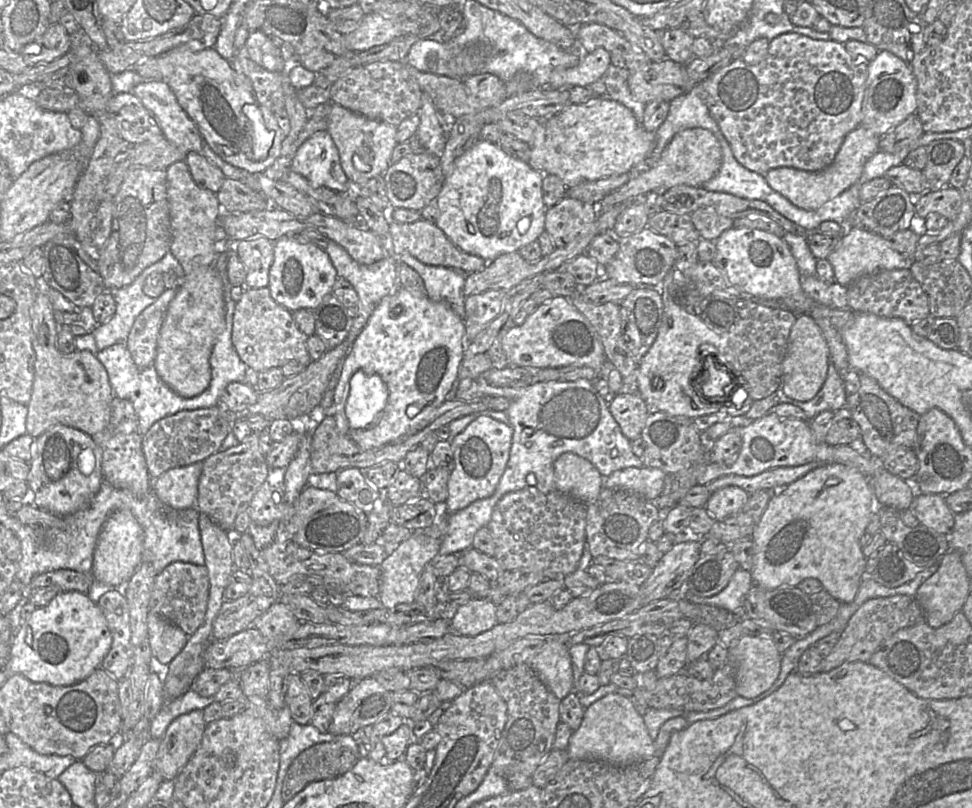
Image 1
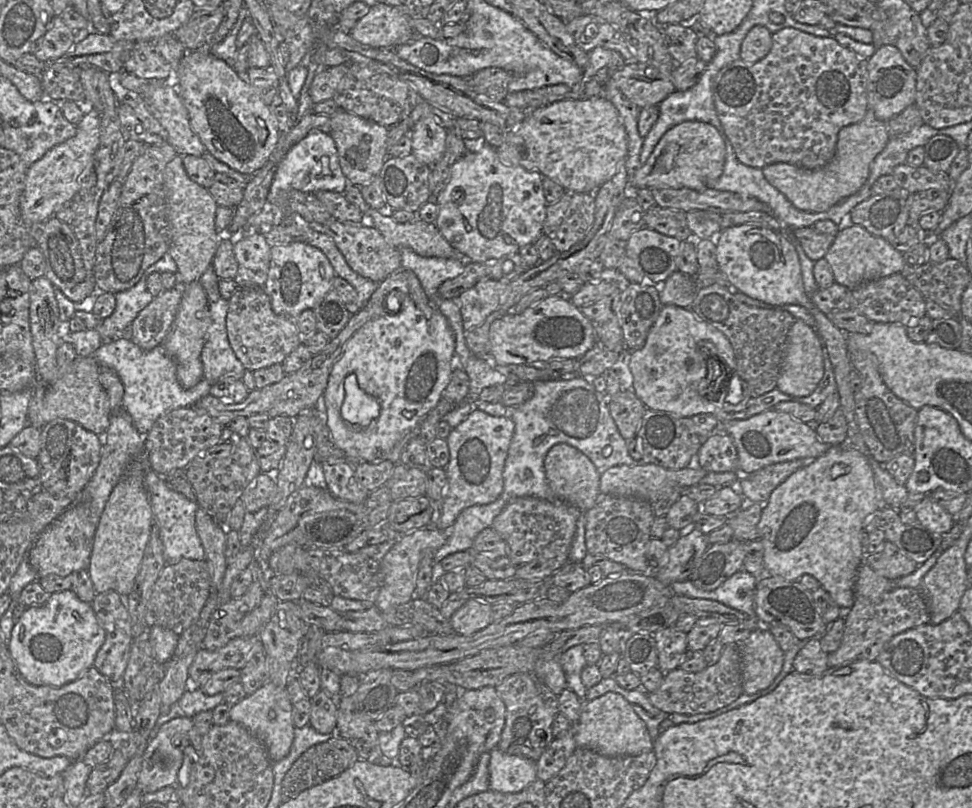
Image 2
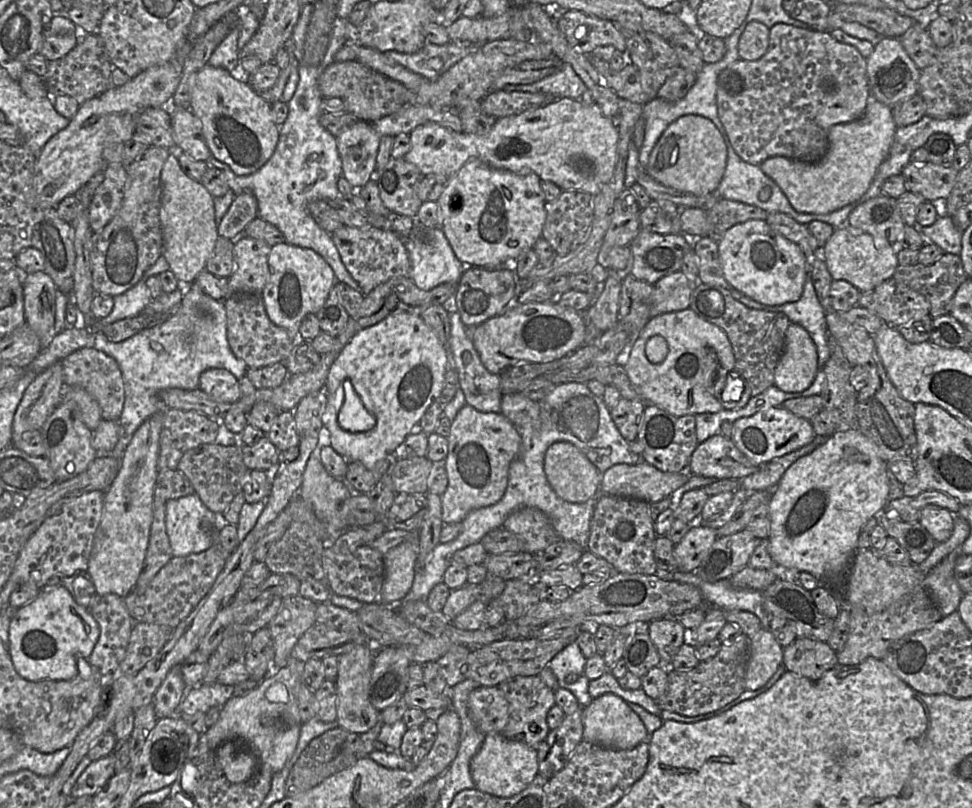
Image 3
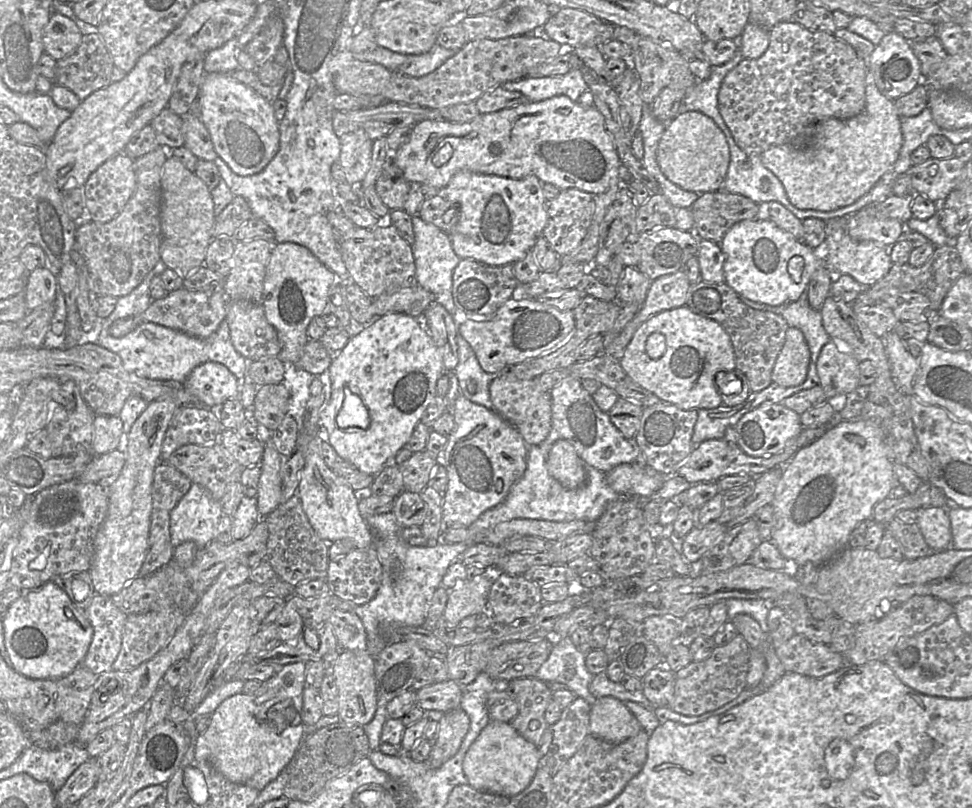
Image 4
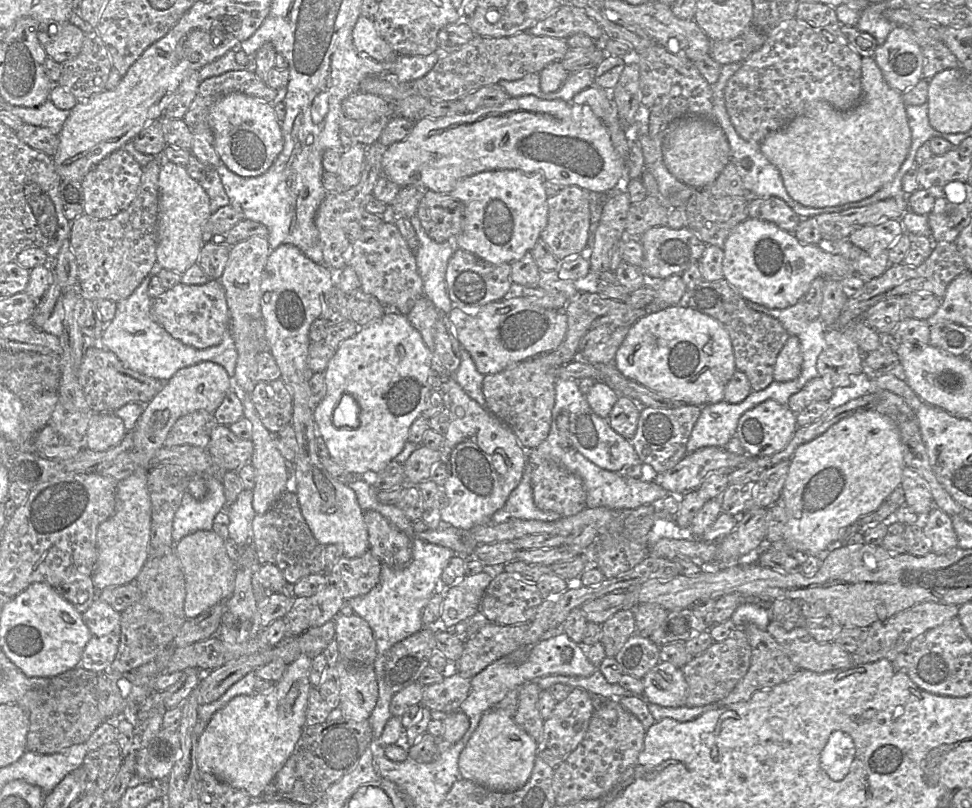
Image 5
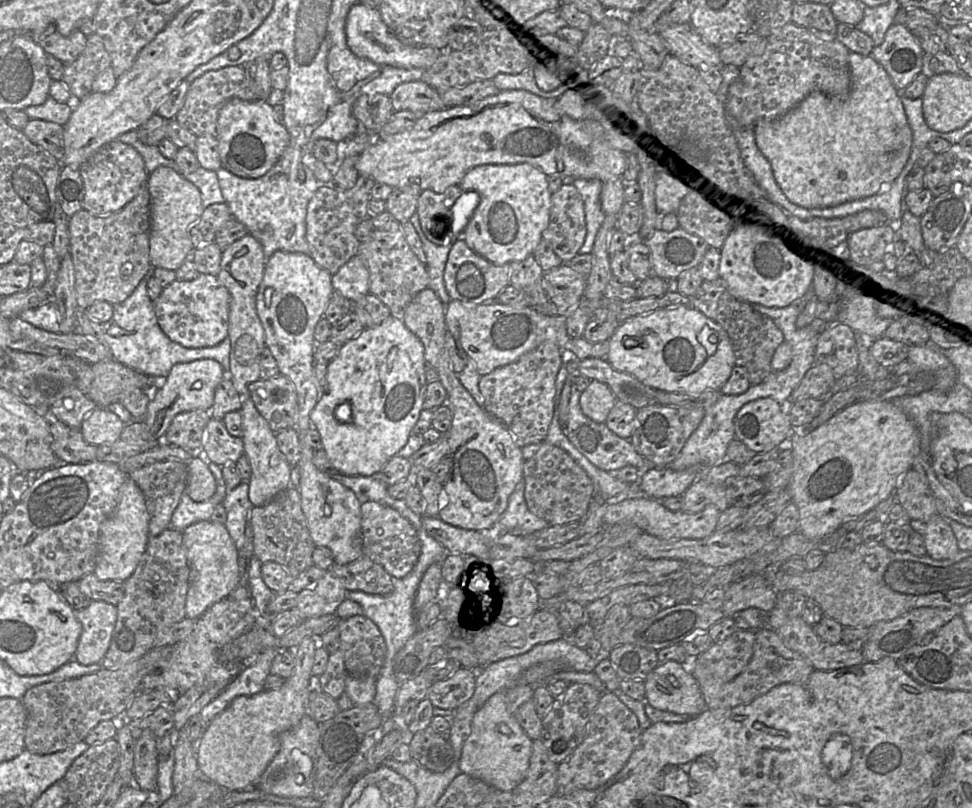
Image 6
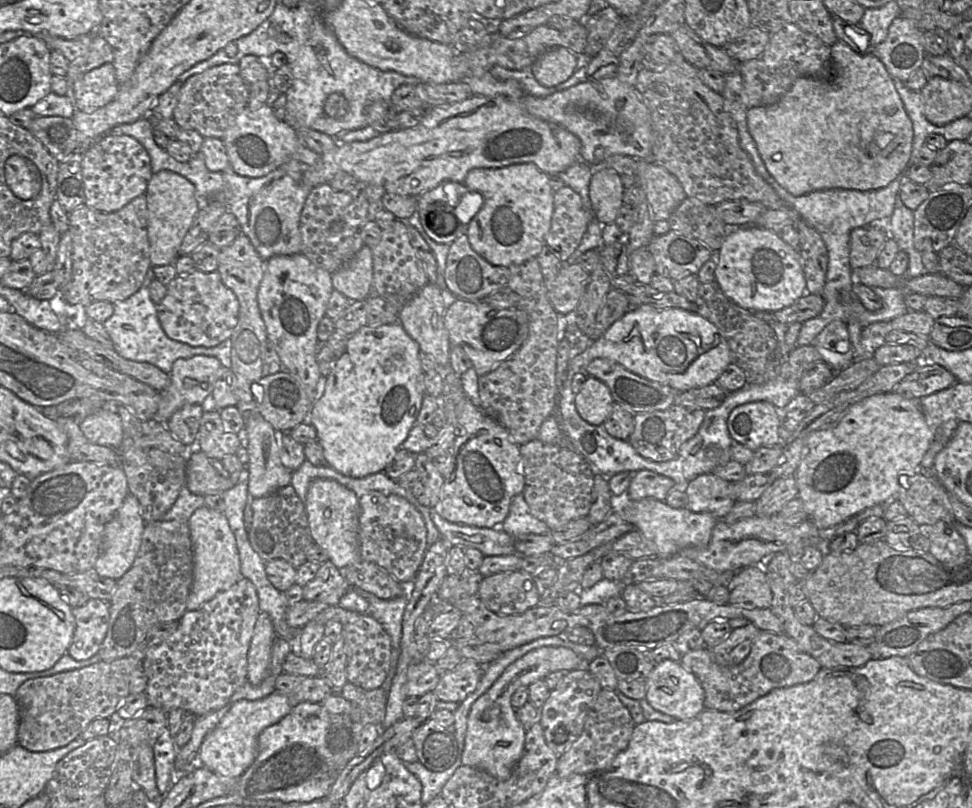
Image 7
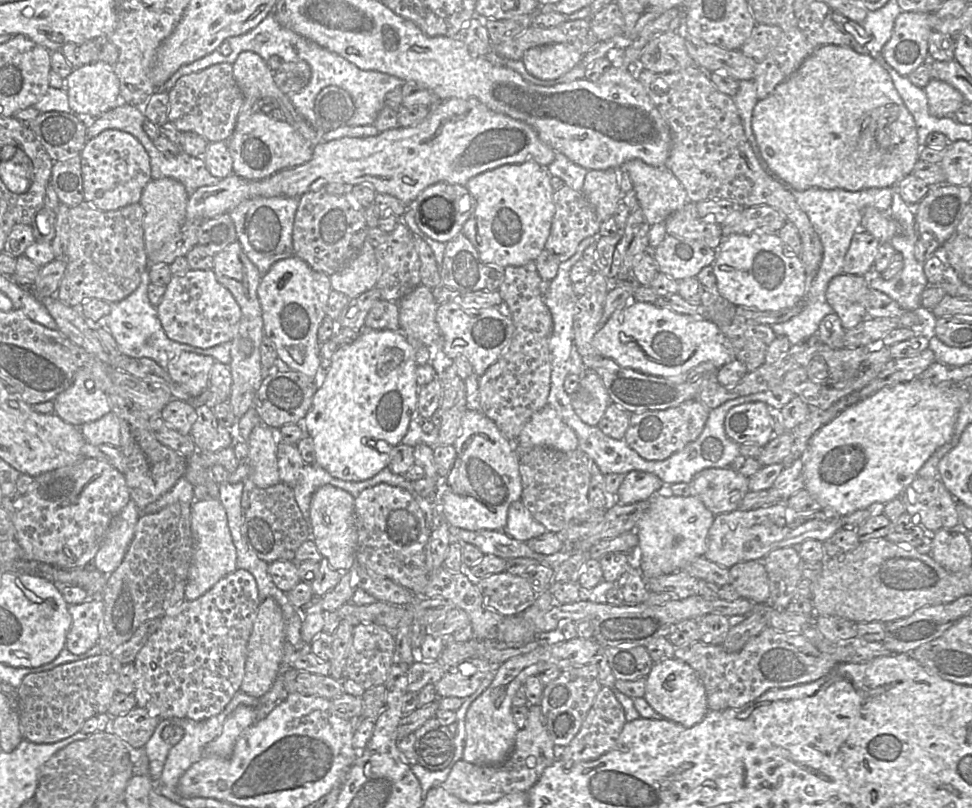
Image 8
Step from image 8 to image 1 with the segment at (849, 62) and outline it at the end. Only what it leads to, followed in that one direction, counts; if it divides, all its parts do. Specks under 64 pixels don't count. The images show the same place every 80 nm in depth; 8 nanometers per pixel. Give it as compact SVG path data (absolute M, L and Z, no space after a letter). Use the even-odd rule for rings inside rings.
M858 126L844 138L830 165L820 171L805 171L793 167L770 169L765 174L767 184L795 206L814 210L834 199L854 184L862 173L865 162L878 150L880 137L868 129Z

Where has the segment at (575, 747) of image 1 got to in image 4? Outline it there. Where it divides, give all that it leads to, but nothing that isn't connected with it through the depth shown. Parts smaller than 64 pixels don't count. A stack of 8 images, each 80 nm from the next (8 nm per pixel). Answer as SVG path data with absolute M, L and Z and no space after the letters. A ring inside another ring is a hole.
M615 697L598 698L591 707L589 732L607 742L624 742L641 729L641 724L625 703Z

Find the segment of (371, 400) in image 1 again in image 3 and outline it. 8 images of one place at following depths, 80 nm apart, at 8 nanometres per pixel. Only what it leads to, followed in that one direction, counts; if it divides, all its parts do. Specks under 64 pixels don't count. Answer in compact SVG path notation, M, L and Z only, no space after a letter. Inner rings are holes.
M349 379L344 380L344 401L338 413L338 424L349 432L366 432L376 424L374 415L365 408Z

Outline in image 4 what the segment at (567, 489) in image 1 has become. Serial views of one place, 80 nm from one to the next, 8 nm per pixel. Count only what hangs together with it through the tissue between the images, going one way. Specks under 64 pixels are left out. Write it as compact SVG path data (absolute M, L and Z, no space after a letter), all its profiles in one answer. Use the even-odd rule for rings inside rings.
M557 440L552 445L547 468L550 475L567 489L576 489L586 480L584 461L567 440Z

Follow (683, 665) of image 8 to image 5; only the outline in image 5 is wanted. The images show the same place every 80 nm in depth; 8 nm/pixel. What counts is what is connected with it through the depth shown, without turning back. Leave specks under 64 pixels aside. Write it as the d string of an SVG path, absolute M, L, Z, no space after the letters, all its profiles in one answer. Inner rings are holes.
M659 662L642 679L648 702L671 708L685 705L688 685L680 668Z

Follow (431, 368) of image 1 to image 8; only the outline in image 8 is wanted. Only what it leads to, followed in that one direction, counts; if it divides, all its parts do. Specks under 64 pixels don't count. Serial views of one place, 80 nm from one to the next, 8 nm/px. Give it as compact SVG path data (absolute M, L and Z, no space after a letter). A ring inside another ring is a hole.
M363 328L354 342L339 346L313 396L311 408L302 421L307 435L314 442L315 463L335 478L355 482L372 478L388 467L391 452L383 453L375 447L380 440L386 441L392 449L398 446L408 430L410 420L418 417L420 386L416 378L417 366L415 349L401 329Z

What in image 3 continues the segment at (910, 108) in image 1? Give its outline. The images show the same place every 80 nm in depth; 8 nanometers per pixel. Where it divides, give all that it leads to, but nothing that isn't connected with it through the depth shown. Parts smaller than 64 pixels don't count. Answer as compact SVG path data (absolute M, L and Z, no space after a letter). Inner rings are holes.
M883 37L867 57L869 93L881 103L894 105L918 93L921 70L915 65L896 37Z

